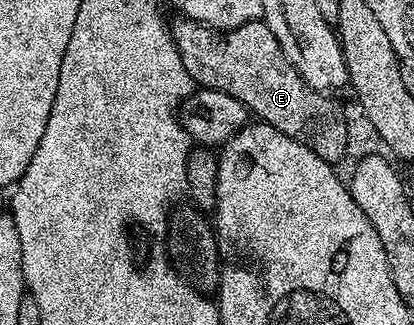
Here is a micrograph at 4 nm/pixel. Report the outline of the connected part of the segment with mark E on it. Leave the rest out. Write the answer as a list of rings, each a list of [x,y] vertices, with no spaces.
[[[178,19],[178,22],[173,22],[172,36],[184,67],[201,88],[215,89],[238,99],[259,122],[276,127],[276,131],[304,143],[304,147],[320,155],[320,159],[331,163],[339,163],[338,161],[345,159],[350,137],[346,134],[346,117],[342,114],[341,107],[330,98],[333,96],[308,87],[304,79],[300,79],[296,67],[288,63],[280,43],[276,43],[276,35],[272,35],[265,21],[249,21],[235,29],[223,31],[211,29],[198,21]]]

